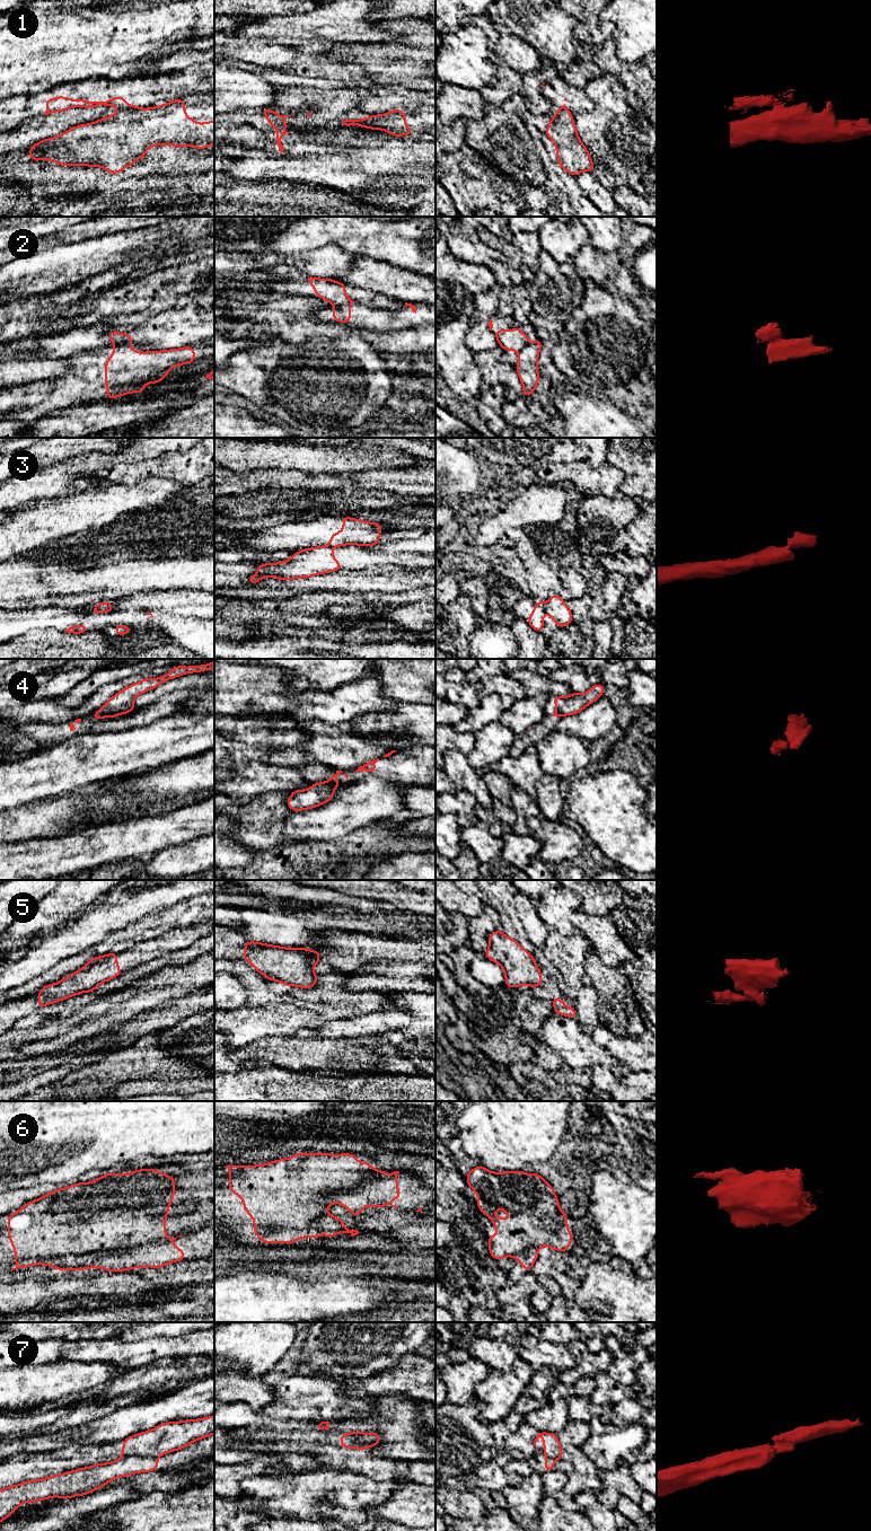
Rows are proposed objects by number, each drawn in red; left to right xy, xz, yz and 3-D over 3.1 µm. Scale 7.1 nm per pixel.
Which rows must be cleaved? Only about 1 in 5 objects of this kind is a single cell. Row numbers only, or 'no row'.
1, 2, 3, 4, 5, 6, 7

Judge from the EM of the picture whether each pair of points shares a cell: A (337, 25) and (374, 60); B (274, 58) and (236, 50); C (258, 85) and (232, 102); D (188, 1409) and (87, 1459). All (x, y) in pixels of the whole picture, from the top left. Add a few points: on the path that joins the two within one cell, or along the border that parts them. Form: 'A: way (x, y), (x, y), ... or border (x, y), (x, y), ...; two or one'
A: border (381, 41), (334, 44); two
B: way (265, 53), (245, 50); one
C: way (252, 90), (244, 90), (239, 95); one
D: border (72, 1443), (98, 1445); two

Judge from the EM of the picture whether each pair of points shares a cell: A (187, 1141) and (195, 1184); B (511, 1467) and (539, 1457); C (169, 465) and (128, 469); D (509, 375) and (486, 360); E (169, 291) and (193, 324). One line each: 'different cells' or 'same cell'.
A: different cells
B: same cell
C: same cell
D: same cell
E: different cells

